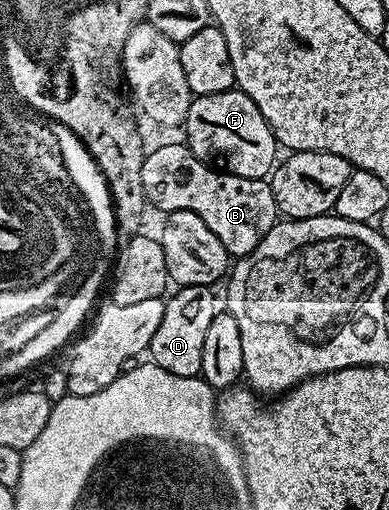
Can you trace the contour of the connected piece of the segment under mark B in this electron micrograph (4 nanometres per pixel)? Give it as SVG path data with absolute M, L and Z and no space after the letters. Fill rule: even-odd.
M168 142L157 150L149 149L144 156L142 164L142 188L147 198L147 205L171 212L174 210L185 210L194 212L222 240L226 252L230 256L243 256L253 250L270 232L270 228L278 221L278 211L274 200L274 192L271 191L269 183L262 178L243 178L237 174L229 174L209 163L203 162L199 156L187 144L180 146L176 142Z

